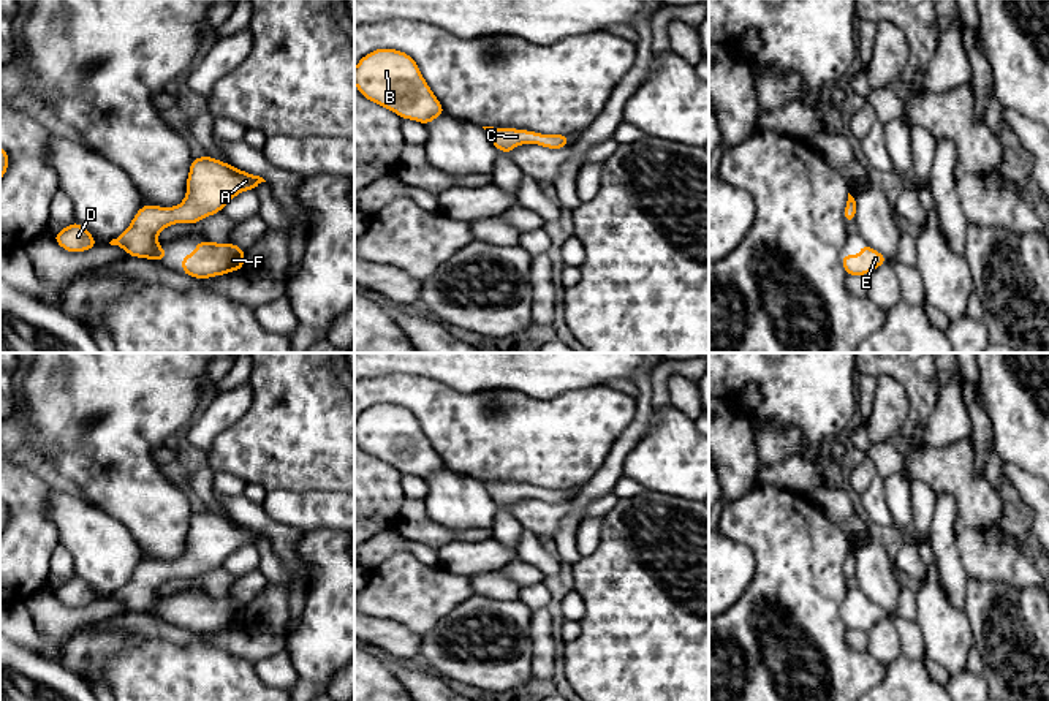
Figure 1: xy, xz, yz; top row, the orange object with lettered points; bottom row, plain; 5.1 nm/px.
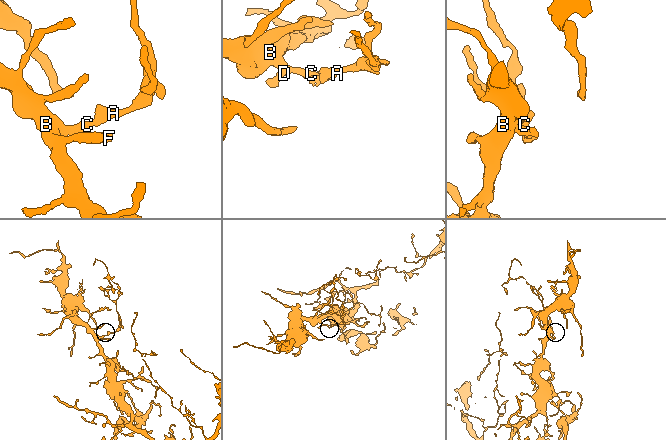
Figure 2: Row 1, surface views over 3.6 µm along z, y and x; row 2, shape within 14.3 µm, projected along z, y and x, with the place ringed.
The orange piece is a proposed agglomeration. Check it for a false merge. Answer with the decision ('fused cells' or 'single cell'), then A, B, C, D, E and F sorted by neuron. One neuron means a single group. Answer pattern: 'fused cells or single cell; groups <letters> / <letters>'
single cell; groups A B C D E F

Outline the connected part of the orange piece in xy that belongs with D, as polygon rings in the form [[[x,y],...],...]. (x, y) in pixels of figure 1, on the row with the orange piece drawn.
[[[73,222],[54,234],[54,241],[66,252],[79,253],[97,247],[97,239],[79,223]]]

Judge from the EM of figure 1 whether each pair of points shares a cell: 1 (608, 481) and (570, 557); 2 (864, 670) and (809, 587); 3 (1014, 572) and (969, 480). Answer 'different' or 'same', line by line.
1: same
2: same
3: same

